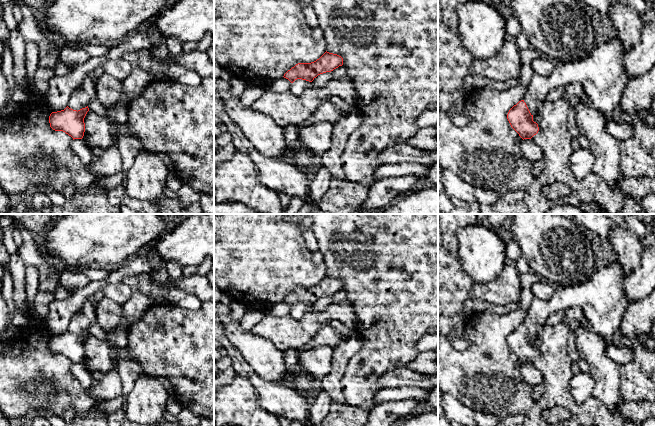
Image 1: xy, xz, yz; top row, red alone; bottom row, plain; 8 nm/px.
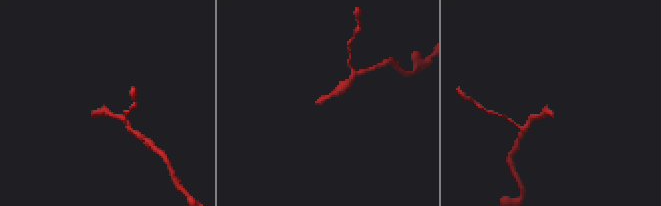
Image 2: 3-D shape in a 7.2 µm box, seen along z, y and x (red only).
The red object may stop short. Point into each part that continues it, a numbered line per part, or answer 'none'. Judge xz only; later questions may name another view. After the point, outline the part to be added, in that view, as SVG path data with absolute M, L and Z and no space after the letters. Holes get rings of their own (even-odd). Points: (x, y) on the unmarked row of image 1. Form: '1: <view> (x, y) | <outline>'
1: xz (297, 312) | M297 303L292 307L290 316L296 320L299 320L303 318L303 316L310 310L310 308L311 306L309 305Z

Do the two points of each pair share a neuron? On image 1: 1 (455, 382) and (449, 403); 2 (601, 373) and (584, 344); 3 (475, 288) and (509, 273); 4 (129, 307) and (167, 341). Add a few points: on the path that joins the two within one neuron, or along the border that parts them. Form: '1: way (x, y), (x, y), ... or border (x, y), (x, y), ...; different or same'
1: border (448, 393), (470, 408); different
2: way (601, 366), (591, 351); same
3: way (483, 288), (494, 288), (501, 281); same
4: border (151, 305), (129, 327), (128, 337); different

